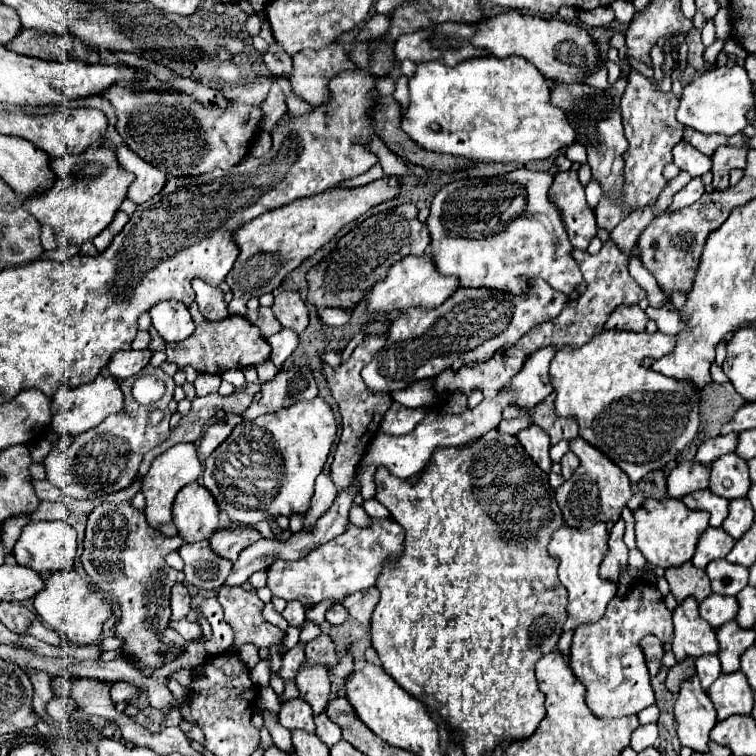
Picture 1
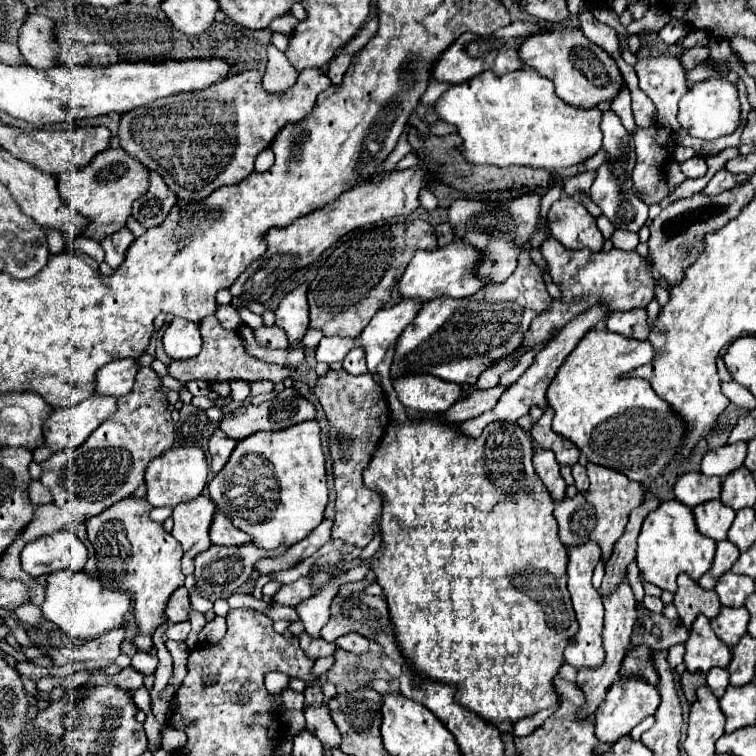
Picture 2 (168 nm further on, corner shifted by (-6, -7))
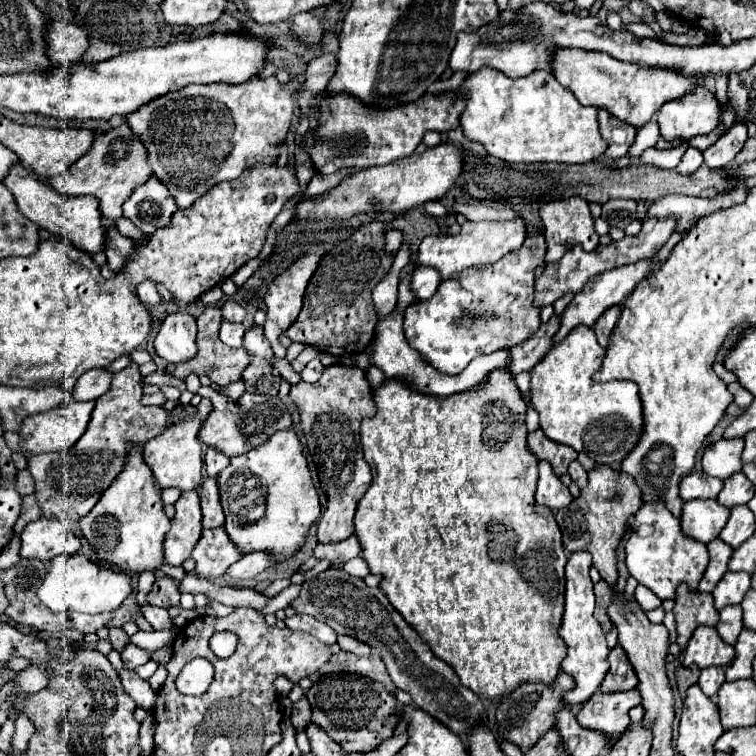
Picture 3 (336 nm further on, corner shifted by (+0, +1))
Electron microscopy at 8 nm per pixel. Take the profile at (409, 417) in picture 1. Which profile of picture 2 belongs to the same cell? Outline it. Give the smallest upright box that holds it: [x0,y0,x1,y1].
[444,383,506,423]

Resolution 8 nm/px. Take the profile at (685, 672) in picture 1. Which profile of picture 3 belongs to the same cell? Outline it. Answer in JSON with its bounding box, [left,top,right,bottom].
[676,665,700,697]

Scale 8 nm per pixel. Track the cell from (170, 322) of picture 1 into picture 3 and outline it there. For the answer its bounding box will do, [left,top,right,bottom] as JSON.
[156,313,196,363]

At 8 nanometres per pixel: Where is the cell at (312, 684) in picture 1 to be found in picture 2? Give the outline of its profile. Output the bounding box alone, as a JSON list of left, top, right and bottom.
[304,707,340,749]

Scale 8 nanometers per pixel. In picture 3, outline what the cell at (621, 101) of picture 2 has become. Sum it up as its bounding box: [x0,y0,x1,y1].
[598,109,636,159]

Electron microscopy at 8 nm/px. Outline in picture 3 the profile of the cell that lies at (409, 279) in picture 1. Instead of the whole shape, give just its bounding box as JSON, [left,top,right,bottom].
[418,221,526,279]

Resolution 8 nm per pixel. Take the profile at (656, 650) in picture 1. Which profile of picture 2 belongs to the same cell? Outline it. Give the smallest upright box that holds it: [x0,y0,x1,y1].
[620,645,658,685]

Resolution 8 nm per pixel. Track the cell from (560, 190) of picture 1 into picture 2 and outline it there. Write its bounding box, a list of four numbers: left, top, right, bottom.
[548,197,604,251]

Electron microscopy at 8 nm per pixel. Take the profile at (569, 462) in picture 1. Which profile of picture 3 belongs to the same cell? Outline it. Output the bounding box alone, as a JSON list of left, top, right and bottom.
[568,461,588,489]

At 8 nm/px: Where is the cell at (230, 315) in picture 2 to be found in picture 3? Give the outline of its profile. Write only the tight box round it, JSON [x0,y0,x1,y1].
[220,299,246,321]

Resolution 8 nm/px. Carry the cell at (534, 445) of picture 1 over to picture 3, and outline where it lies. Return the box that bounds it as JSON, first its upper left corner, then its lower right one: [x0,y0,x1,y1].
[536,461,572,511]

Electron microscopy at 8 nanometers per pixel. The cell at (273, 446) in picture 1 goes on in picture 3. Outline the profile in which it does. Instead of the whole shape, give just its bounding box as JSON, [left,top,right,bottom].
[216,427,320,563]

